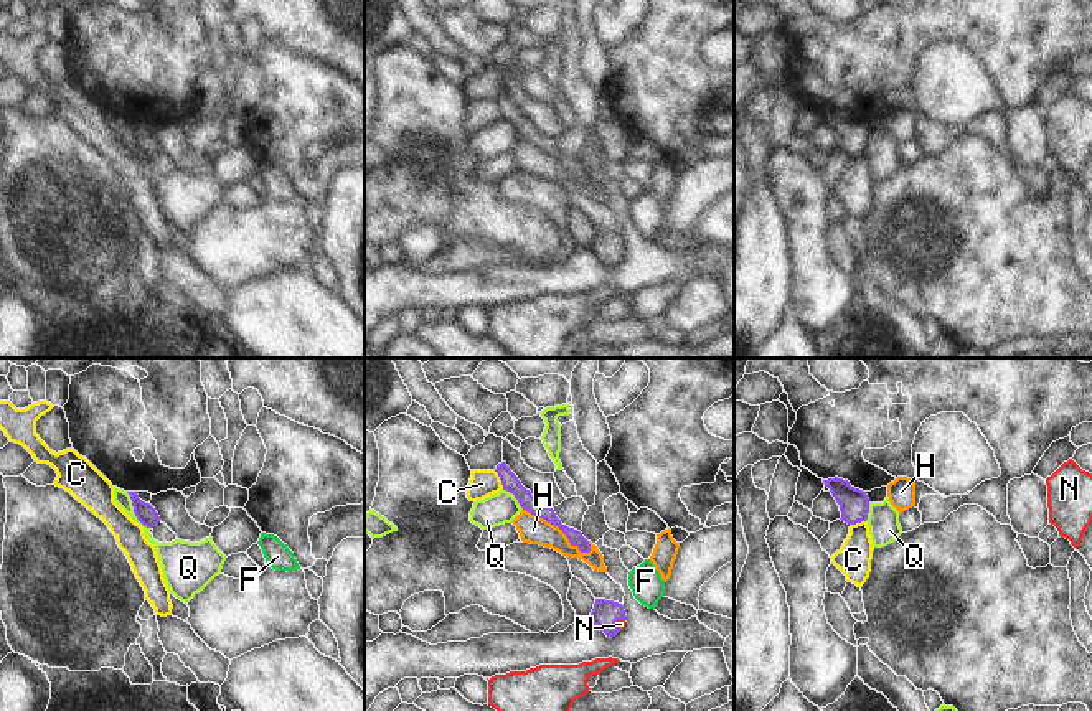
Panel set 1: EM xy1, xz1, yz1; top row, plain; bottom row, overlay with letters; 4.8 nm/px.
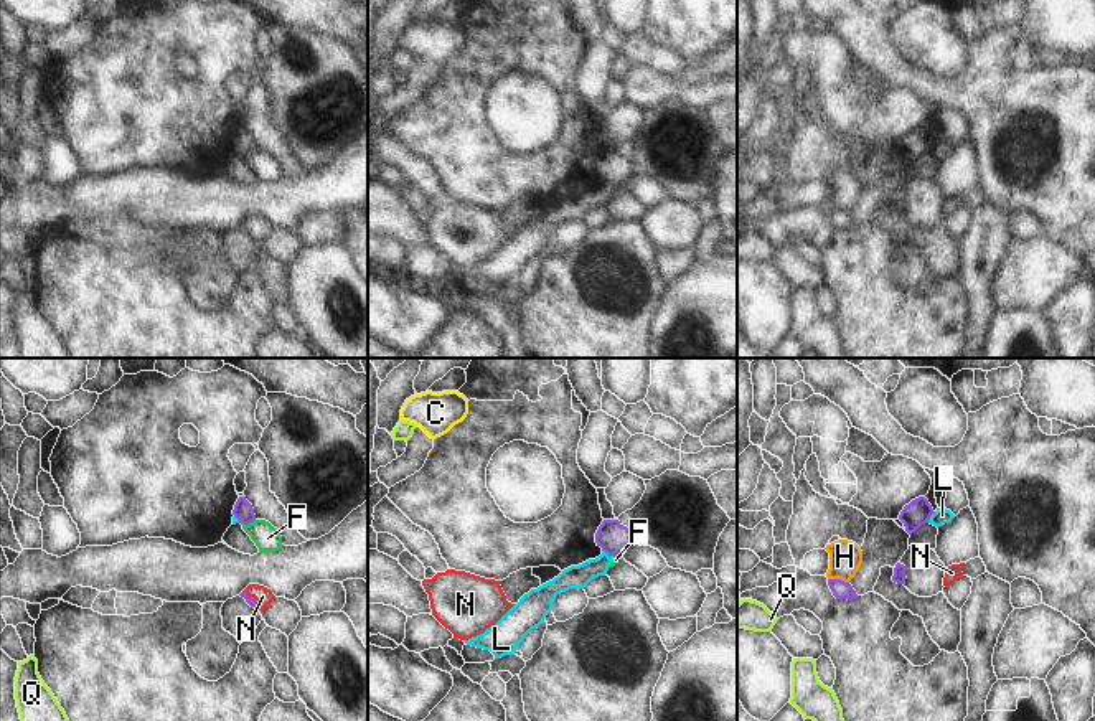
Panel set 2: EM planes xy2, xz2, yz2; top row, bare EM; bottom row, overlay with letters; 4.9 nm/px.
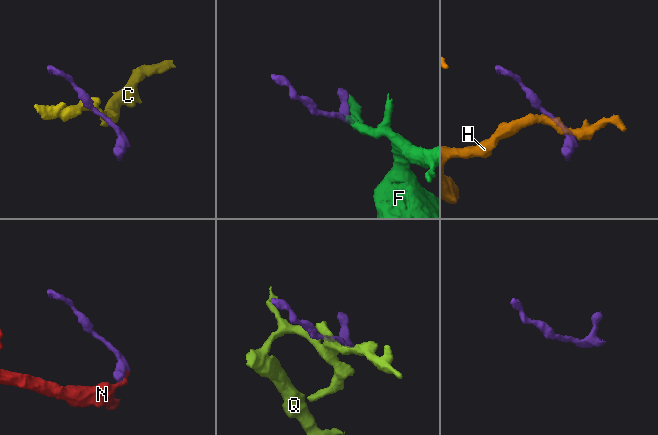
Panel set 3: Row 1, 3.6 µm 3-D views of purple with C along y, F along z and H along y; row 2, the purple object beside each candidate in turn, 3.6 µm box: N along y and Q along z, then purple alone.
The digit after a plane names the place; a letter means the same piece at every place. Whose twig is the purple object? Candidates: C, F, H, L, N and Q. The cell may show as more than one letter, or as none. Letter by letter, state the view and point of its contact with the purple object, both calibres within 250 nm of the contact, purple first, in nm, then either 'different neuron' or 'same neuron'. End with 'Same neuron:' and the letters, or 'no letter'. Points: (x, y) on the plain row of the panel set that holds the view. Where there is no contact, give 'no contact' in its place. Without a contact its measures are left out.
C: xz1 (500, 109) | 90/130 nm | different neuron
F: xy2 (249, 152) | 100/130 nm | different neuron
H: xz1 (558, 157) | 80/140 nm | different neuron
L: xz2 (609, 185) | 160/110 nm | different neuron
N: xy2 (253, 228) | 50/90 nm | same neuron
Q: xy1 (134, 142) | 100/100 nm | different neuron
Same neuron: N

